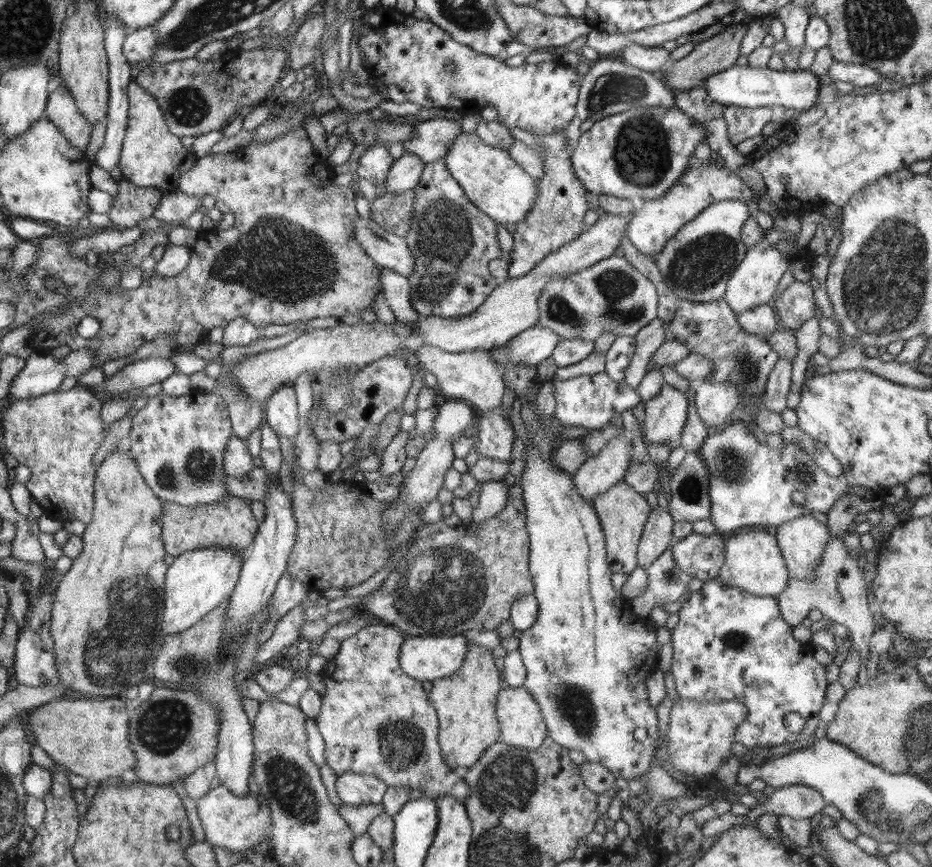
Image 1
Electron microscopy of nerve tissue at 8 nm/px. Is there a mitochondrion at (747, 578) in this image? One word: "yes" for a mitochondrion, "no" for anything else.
no

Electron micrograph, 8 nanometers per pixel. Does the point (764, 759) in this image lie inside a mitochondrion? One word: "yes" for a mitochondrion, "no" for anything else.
no

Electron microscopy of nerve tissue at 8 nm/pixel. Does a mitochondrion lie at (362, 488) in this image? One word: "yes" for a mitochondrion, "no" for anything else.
no

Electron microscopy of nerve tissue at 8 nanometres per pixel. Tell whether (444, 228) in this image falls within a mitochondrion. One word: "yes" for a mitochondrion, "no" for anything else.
yes

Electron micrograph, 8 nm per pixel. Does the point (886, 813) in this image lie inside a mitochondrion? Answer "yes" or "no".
yes

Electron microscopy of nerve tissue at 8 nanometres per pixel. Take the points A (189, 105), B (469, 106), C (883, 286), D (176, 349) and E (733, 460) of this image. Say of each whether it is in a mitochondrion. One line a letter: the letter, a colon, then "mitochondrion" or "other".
A: mitochondrion
B: other
C: mitochondrion
D: other
E: mitochondrion

